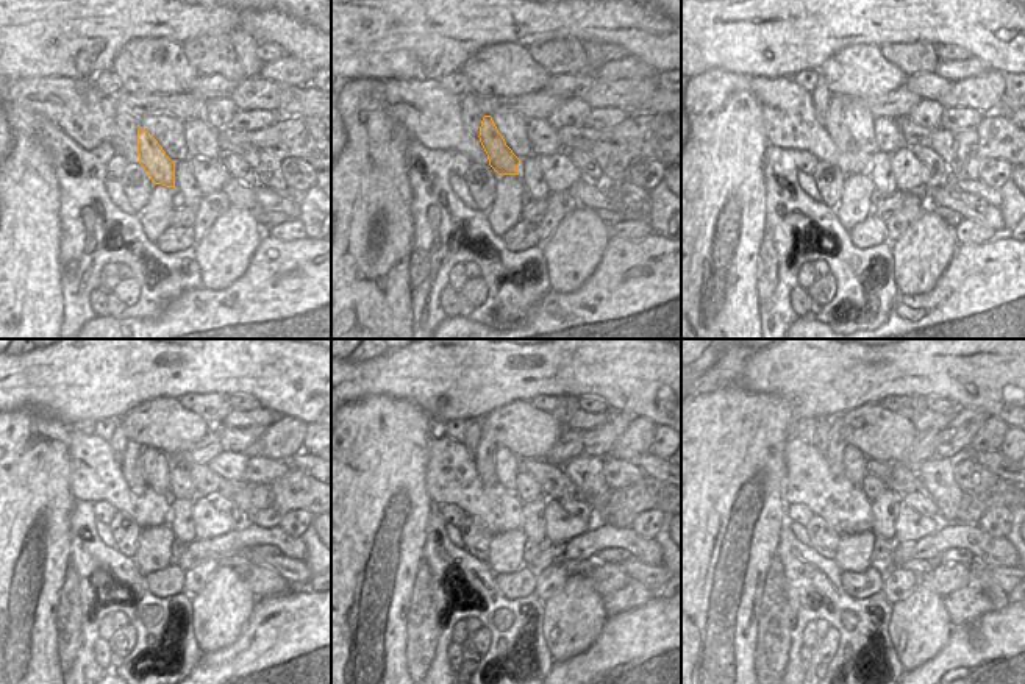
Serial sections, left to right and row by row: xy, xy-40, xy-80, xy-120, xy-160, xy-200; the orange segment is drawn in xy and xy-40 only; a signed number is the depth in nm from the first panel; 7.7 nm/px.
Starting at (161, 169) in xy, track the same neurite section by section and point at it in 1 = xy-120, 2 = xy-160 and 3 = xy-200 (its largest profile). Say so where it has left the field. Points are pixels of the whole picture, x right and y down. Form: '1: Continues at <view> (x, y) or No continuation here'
1: Continues at xy-120 (132, 466)
2: Continues at xy-160 (485, 452)
3: Continues at xy-200 (835, 452)

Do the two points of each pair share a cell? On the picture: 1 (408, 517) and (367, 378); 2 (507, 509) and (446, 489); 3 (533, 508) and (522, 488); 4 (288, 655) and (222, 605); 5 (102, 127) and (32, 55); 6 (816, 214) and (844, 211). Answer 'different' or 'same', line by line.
1: different
2: same
3: different
4: different
5: different
6: different

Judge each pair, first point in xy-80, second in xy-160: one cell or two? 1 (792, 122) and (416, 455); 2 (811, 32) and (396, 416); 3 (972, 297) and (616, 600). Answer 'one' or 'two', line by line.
1: two
2: two
3: two

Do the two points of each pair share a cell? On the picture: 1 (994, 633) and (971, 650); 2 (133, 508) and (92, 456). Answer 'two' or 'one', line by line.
1: one
2: one

